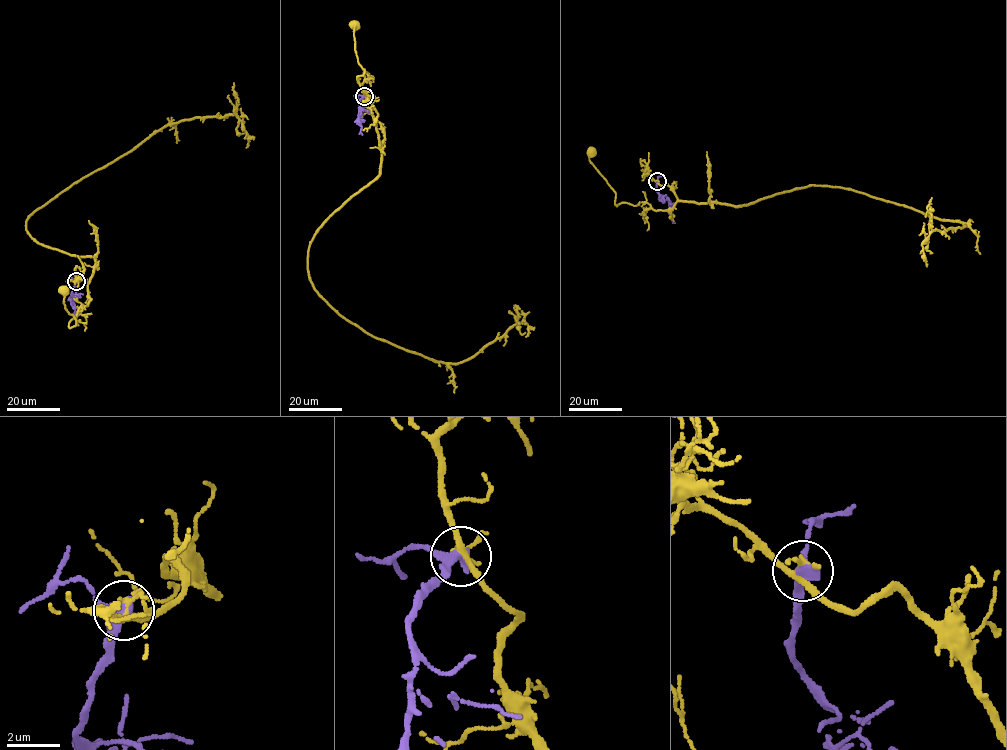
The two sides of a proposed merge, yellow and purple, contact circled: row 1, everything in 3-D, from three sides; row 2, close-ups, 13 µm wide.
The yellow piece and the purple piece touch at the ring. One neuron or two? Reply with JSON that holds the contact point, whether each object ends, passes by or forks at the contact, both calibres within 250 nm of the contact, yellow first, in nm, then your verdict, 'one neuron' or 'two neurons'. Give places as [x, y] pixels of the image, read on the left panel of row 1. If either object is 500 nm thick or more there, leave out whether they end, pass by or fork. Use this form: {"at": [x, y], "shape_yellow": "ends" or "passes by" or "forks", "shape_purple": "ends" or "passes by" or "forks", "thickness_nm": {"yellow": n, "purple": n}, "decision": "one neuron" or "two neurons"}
{"at": [76, 281], "shape_yellow": "forks", "shape_purple": "passes by", "thickness_nm": {"yellow": 200, "purple": 360}, "decision": "two neurons"}

